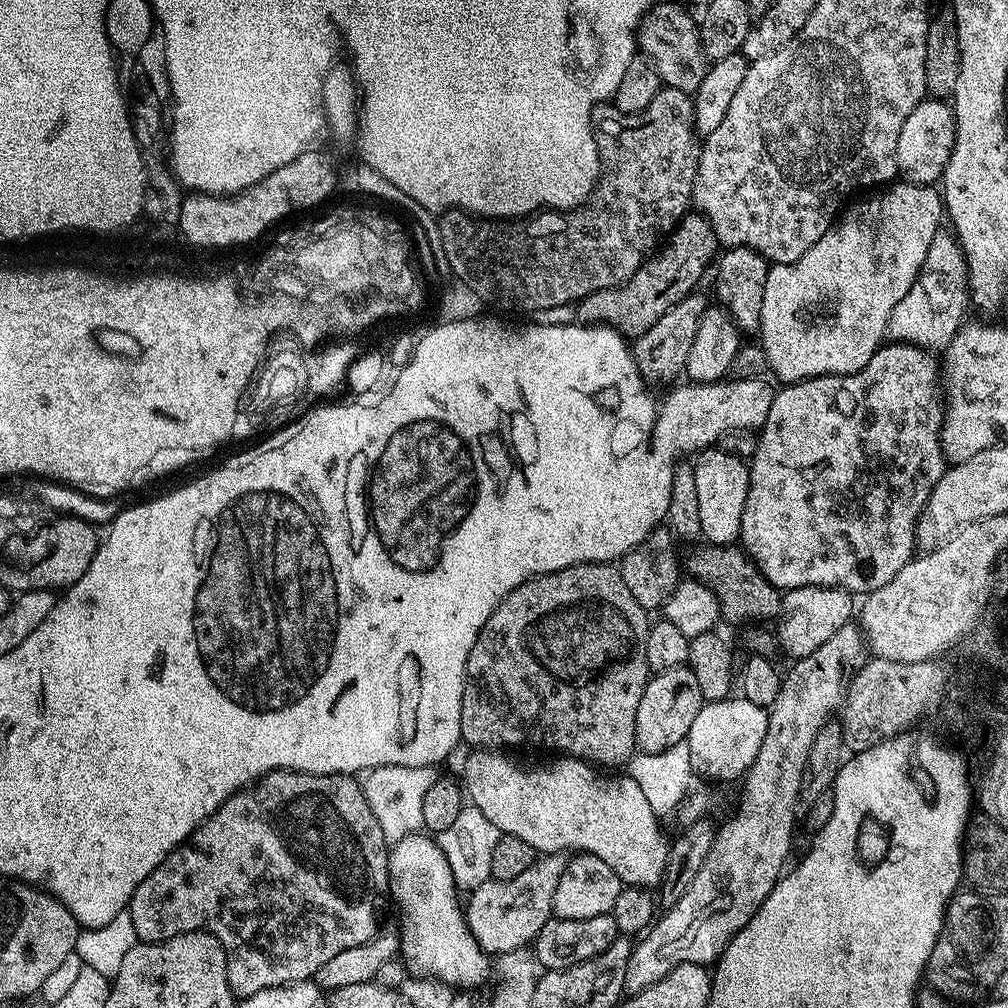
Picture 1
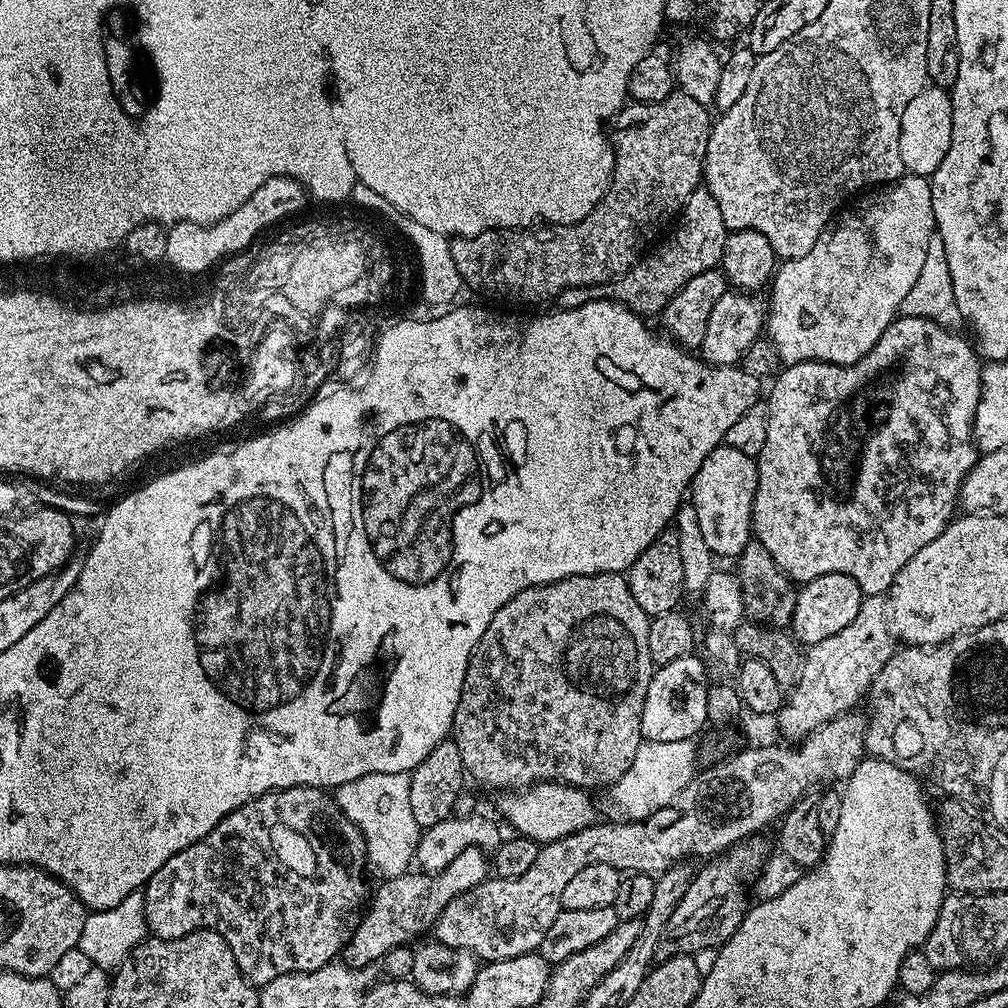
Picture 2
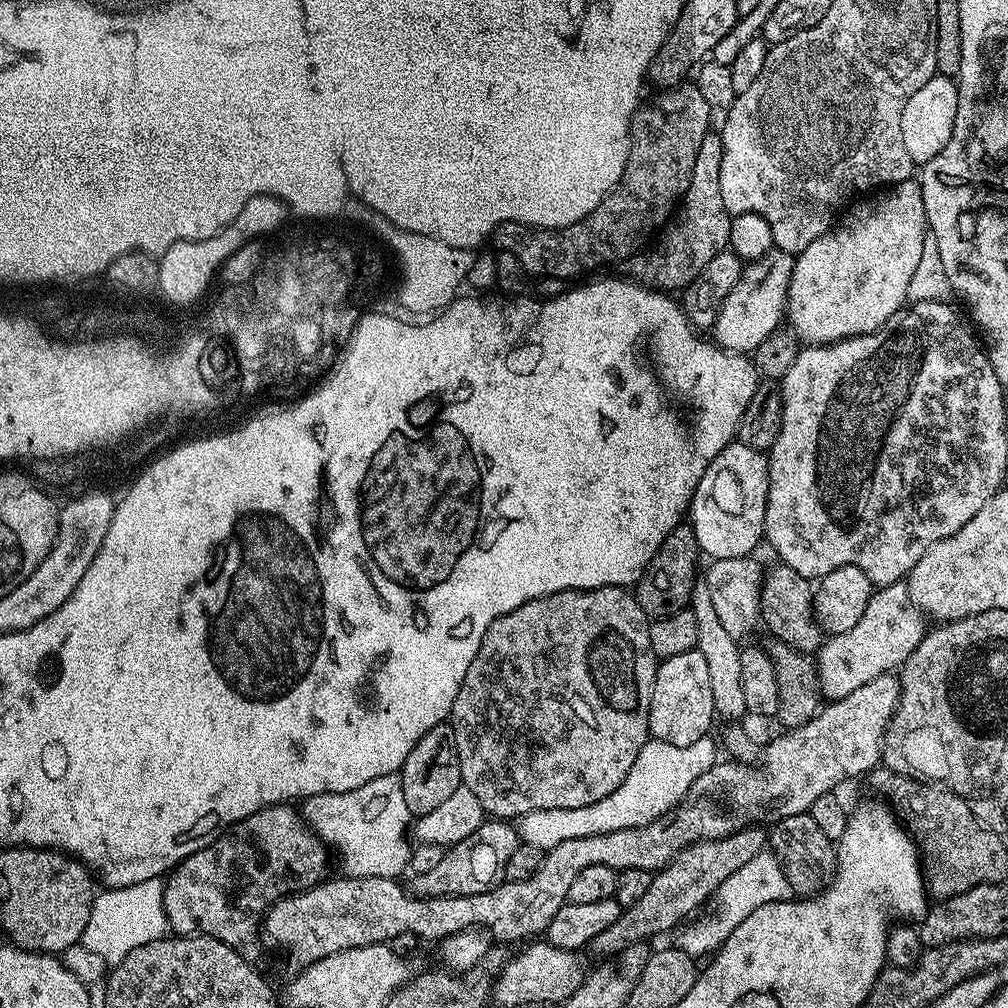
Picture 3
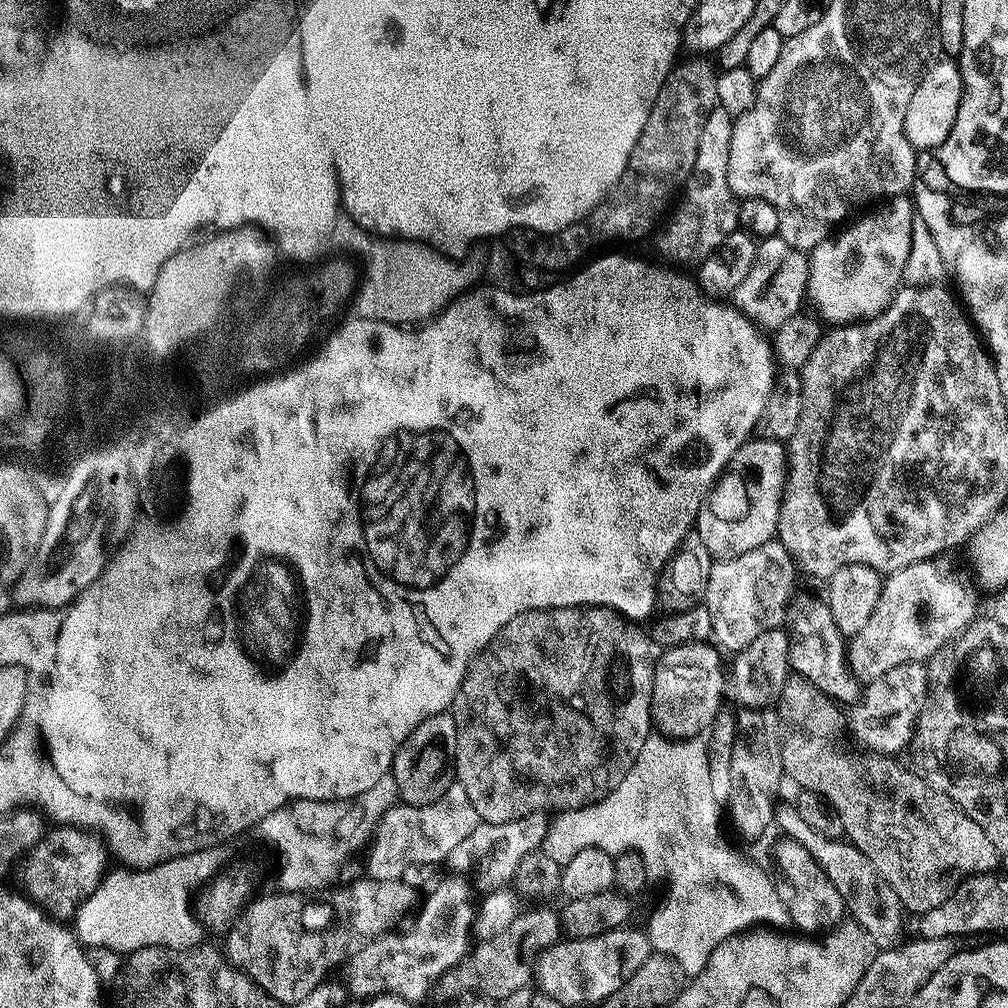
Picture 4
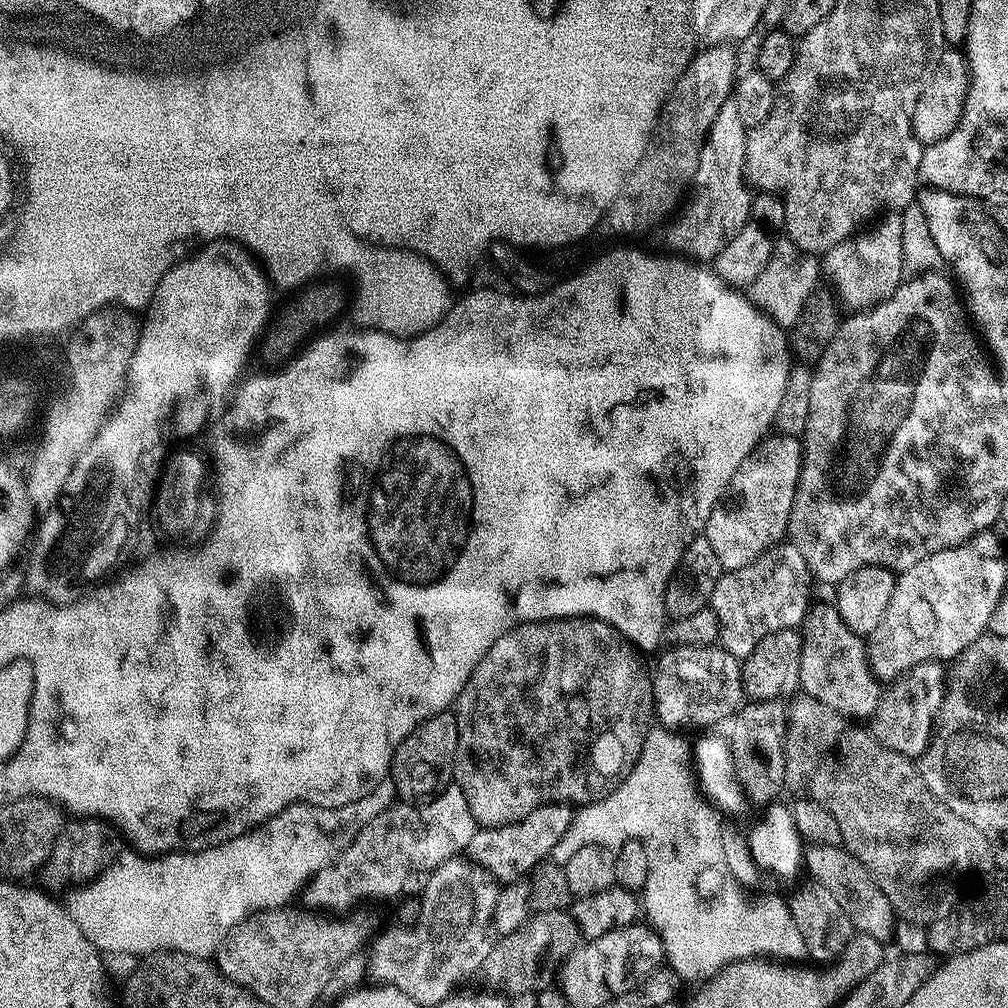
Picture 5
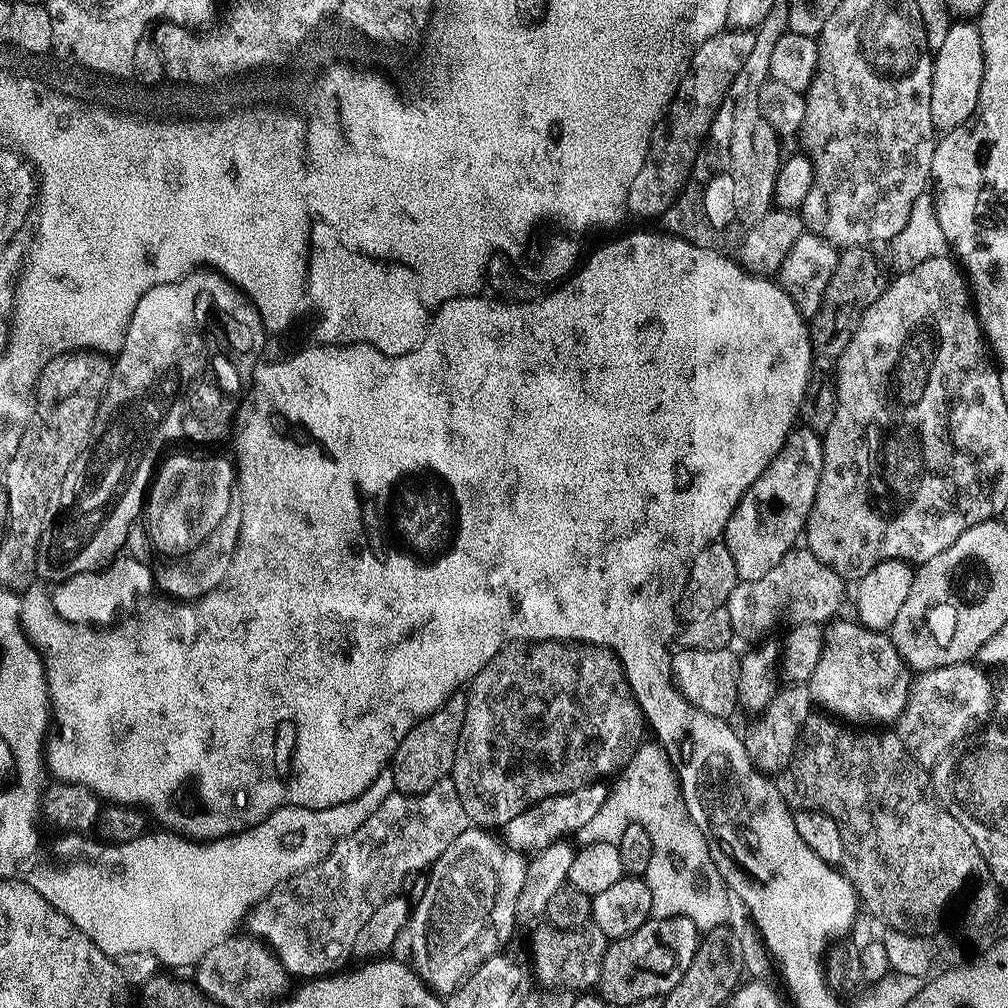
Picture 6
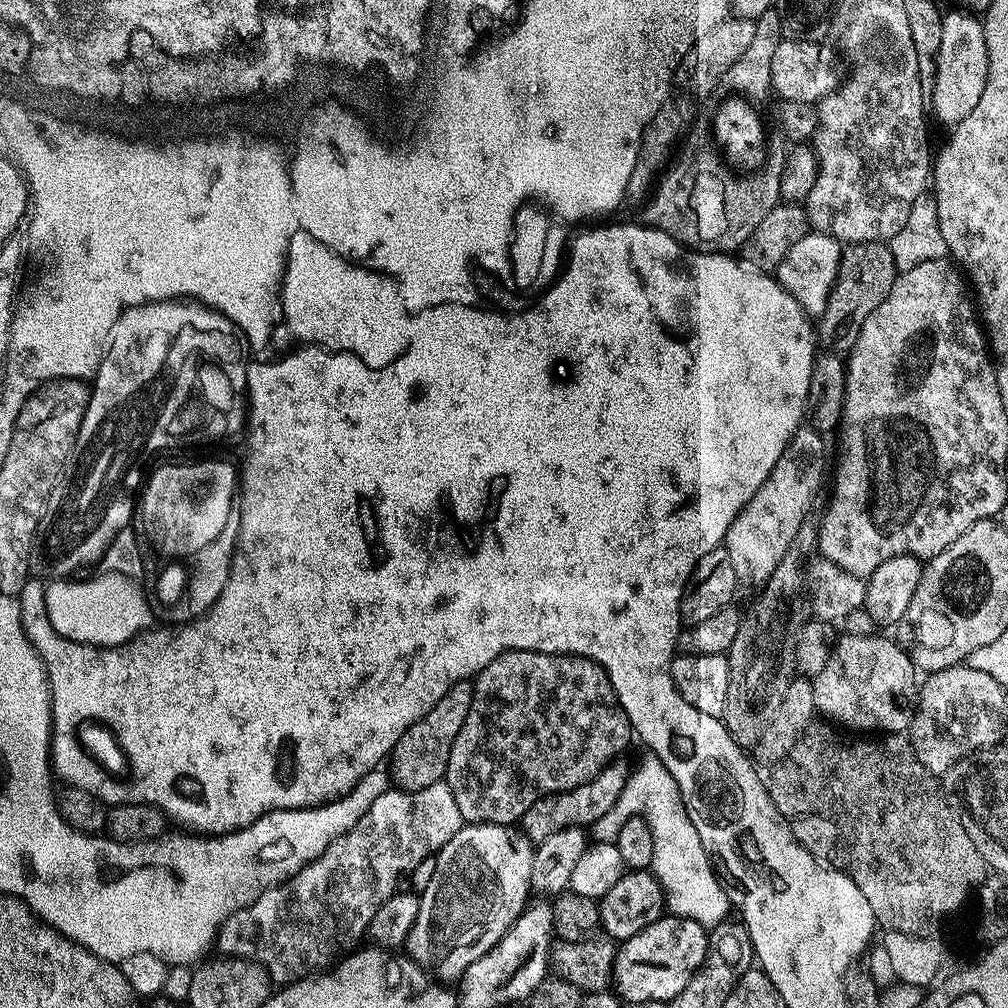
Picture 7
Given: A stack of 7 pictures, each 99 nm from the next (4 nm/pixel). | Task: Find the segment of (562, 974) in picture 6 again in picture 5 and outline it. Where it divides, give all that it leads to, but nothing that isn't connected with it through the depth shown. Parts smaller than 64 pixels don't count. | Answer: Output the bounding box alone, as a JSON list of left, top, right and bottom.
[482,911,581,997]

